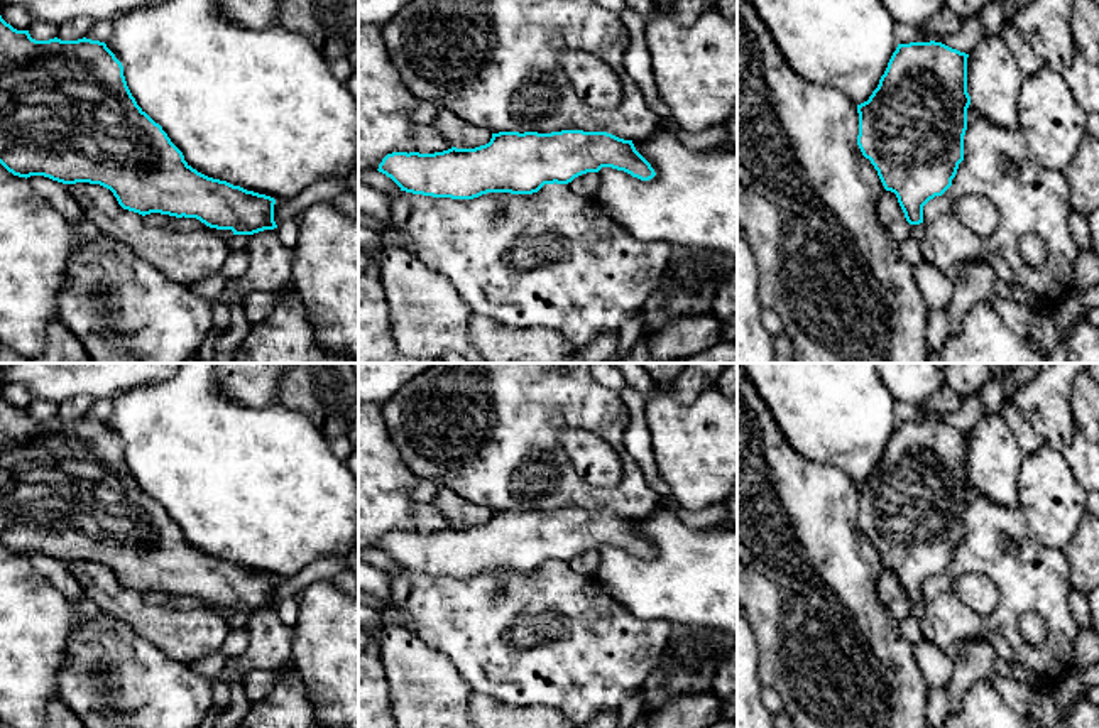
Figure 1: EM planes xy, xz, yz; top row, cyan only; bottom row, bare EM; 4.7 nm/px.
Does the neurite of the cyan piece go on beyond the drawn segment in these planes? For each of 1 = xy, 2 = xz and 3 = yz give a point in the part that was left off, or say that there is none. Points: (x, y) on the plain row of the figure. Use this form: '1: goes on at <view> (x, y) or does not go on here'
1: does not go on here
2: does not go on here
3: does not go on here

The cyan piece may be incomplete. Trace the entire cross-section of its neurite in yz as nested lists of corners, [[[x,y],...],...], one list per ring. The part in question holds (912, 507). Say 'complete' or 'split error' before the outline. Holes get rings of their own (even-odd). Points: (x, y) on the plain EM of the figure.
complete; [[[942,421],[898,422],[878,466],[857,483],[857,524],[886,569],[896,573],[910,603],[923,601],[923,584],[942,574],[964,539],[967,508],[967,436]]]

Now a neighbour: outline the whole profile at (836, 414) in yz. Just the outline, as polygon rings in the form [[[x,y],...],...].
[[[742,363],[790,446],[803,458],[834,466],[856,483],[869,478],[898,426],[894,399],[876,372],[878,363]]]

